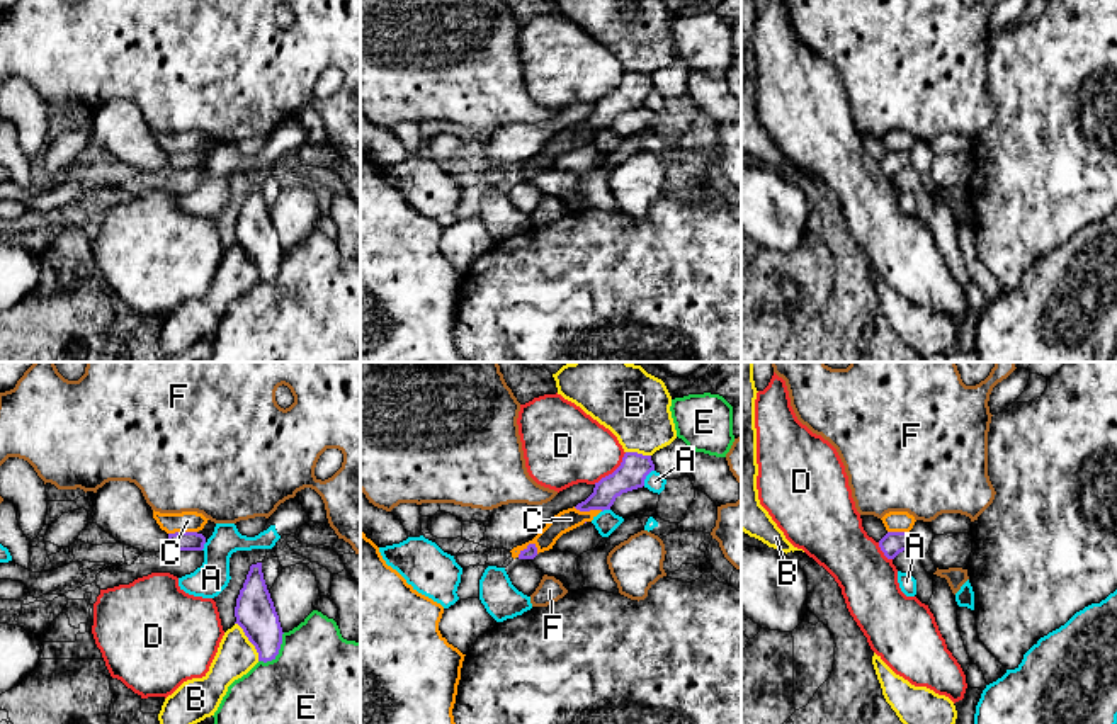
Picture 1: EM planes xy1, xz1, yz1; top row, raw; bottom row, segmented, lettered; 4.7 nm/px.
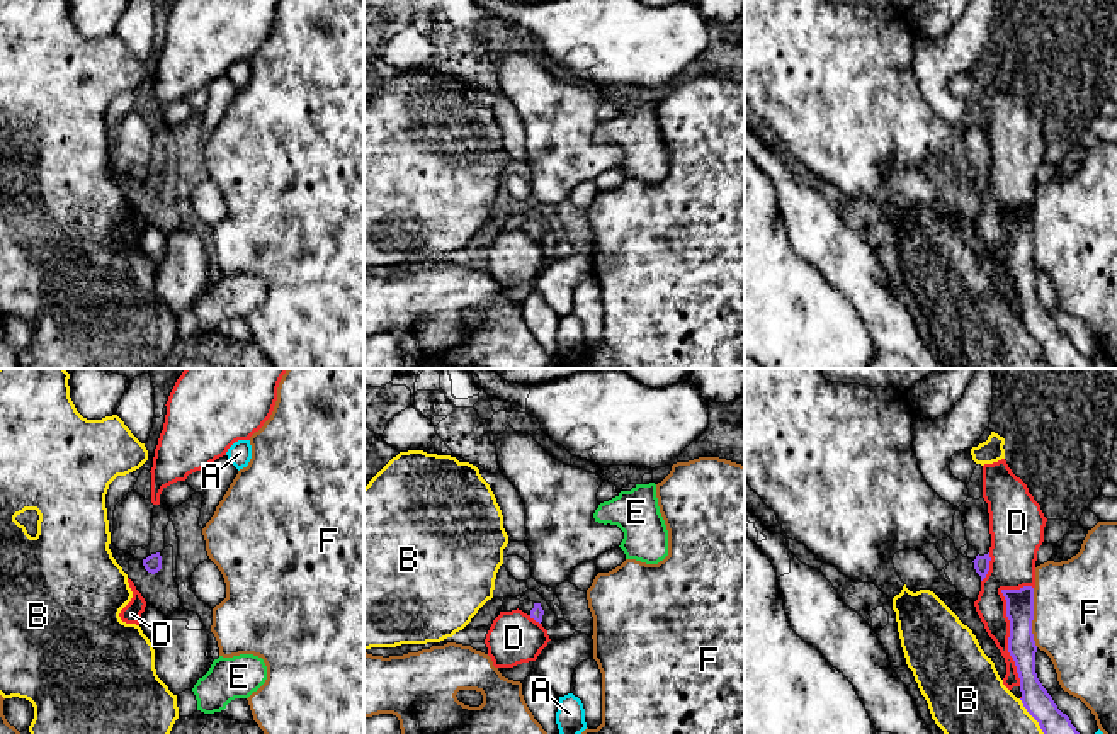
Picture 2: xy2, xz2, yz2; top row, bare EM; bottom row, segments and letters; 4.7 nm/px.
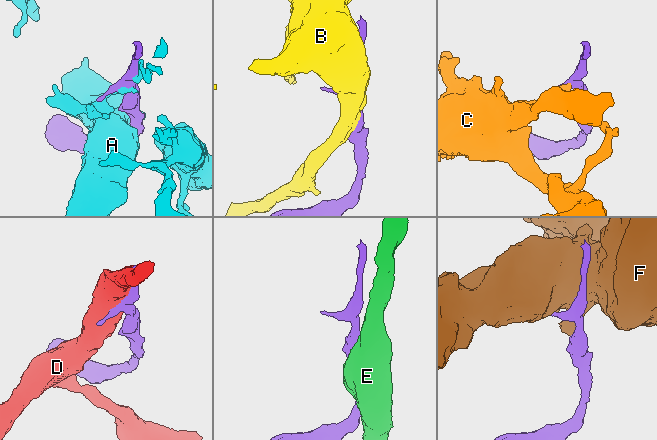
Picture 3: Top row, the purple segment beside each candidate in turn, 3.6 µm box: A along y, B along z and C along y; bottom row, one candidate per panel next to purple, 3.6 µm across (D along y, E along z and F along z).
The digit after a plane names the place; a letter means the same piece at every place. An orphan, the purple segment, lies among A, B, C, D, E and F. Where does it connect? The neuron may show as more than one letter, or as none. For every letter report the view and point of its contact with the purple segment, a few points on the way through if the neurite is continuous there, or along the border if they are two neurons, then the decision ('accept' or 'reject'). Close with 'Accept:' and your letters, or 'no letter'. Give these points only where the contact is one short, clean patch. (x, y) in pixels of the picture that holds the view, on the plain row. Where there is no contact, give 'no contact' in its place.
A: xz1 (645, 97) | reject
B: xy1 (249, 259) | reject
C: xz1 (527, 167) | along xz1 (536, 164), (529, 164), (517, 175) | reject
D: yz2 (1010, 243) | reject
E: xy1 (277, 272) | reject
F: yz2 (1032, 237) | reject
Accept: no letter

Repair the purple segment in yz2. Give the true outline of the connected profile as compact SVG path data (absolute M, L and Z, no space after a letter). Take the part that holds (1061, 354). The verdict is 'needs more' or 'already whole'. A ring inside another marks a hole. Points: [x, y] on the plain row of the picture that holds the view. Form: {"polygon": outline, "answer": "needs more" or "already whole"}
{"polygon": "M1034 207L1001 209L1010 240L1008 272L1020 297L1022 323L1039 342L1052 369L1095 369L1093 360L1081 355L1054 323L1035 292L1037 265L1032 253Z", "answer": "already whole"}

